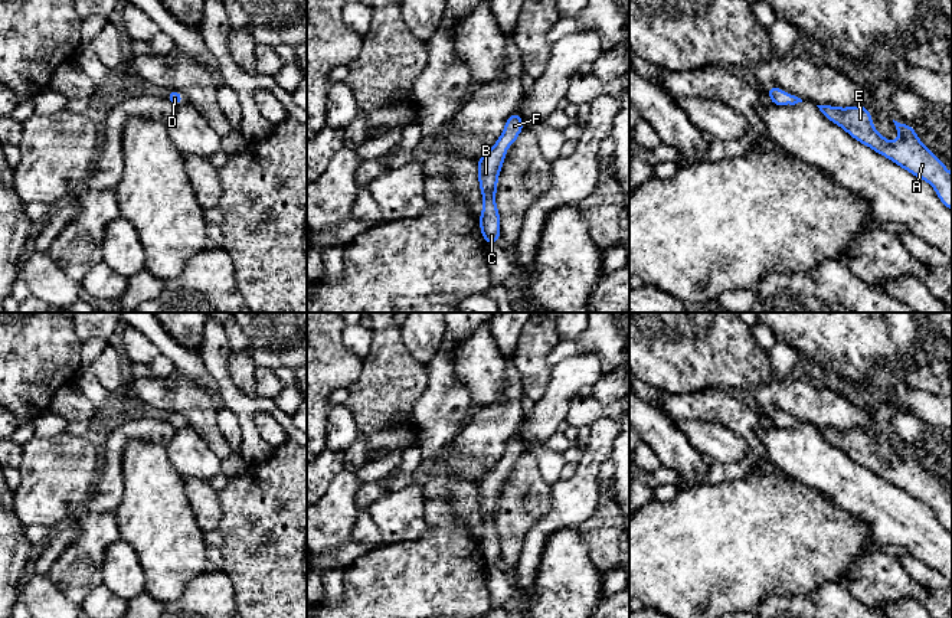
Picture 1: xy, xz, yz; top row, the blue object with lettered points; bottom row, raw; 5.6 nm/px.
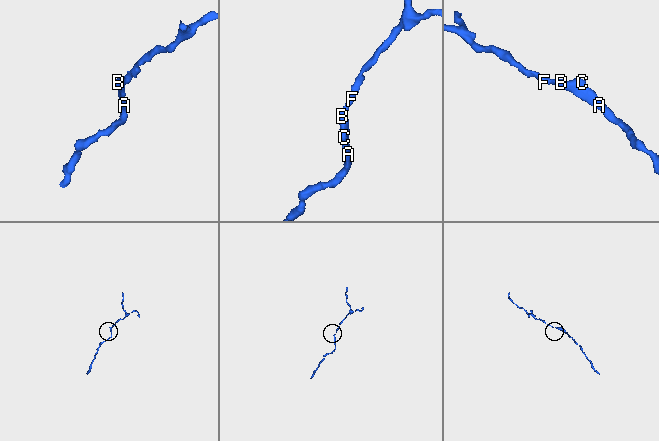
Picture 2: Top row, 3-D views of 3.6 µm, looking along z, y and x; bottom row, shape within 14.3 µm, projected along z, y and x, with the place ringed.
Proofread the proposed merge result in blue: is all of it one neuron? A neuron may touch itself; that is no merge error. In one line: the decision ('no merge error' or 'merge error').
no merge error

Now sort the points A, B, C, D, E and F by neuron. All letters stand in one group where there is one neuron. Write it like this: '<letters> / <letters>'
A B C D E F

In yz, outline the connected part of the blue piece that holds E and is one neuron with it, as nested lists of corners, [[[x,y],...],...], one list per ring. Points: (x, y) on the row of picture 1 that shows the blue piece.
[[[832,105],[817,107],[830,121],[843,127],[853,138],[868,145],[876,153],[886,156],[913,176],[930,183],[940,202],[952,210],[952,174],[946,170],[945,164],[920,143],[910,125],[893,120],[900,140],[890,143],[876,131],[871,122],[871,114],[863,105],[853,108],[837,108]]]

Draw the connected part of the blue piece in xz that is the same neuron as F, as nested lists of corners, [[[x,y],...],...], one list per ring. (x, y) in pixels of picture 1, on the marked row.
[[[513,112],[497,144],[478,158],[478,179],[484,197],[484,207],[480,216],[480,228],[487,245],[495,245],[500,235],[500,216],[495,206],[495,190],[501,164],[507,156],[506,147],[516,143],[518,133],[524,128],[524,121]]]

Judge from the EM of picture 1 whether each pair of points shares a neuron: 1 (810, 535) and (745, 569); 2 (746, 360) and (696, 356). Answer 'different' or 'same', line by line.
1: same
2: same

